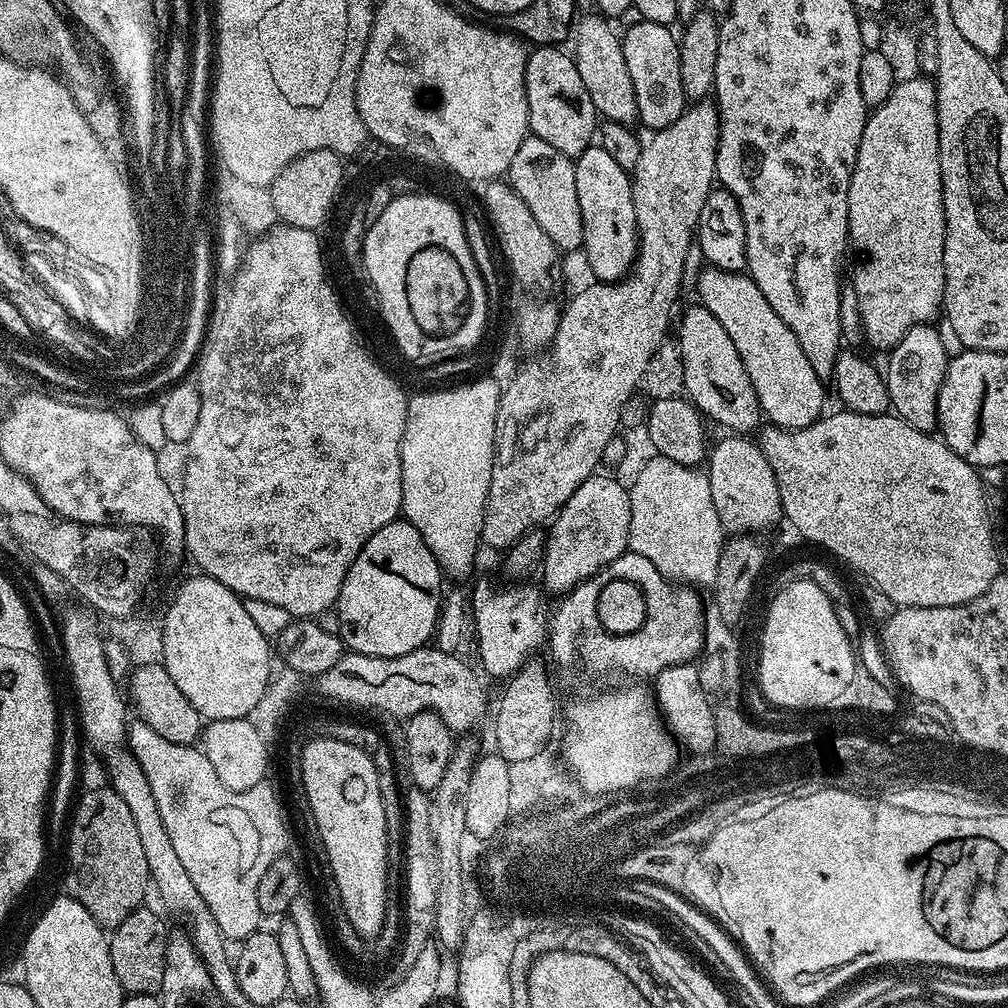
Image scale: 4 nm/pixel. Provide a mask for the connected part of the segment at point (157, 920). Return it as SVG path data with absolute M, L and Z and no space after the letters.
M141 906L128 915L126 922L111 929L108 941L110 962L125 993L151 996L160 991L162 974L166 974L166 946L170 935L170 929L164 925L165 917L161 916L151 912L148 906Z

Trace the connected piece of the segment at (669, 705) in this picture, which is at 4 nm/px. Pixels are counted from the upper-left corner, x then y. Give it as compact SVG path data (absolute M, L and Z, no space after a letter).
M695 663L675 664L664 668L654 677L654 695L656 706L660 710L661 717L668 725L668 731L672 733L677 745L684 748L691 755L707 757L709 751L716 748L716 727L714 726L714 704L709 693L702 690L700 685L700 670Z

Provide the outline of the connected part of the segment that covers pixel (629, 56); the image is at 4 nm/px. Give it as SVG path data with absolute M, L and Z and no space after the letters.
M643 18L637 19L637 24L633 26L632 29L629 30L628 33L623 33L622 41L623 41L623 48L625 54L625 60L627 69L630 70L630 81L633 83L633 90L634 90L634 102L637 103L637 114L636 119L639 121L640 124L644 123L648 130L659 130L661 128L669 128L675 120L680 117L685 110L686 107L686 97L684 95L684 91L682 90L682 74L680 73L680 46L677 40L677 37L674 35L672 36L672 28L669 27L667 24L655 24L654 22L650 22L649 20L645 20Z

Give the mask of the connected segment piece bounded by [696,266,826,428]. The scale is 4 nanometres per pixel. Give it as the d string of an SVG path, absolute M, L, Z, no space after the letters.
M711 266L705 267L705 272L696 280L696 292L699 303L703 304L718 322L722 322L726 334L730 334L730 342L734 342L734 347L738 349L738 354L742 358L742 366L746 366L746 374L750 374L750 382L754 386L754 394L758 394L761 413L768 416L773 425L777 428L805 428L810 426L815 420L820 419L824 408L824 388L825 381L814 374L814 366L810 366L810 361L806 354L802 354L802 346L798 346L798 338L794 338L794 330L774 314L770 302L766 302L762 290L752 281L752 277L744 272L723 272Z

